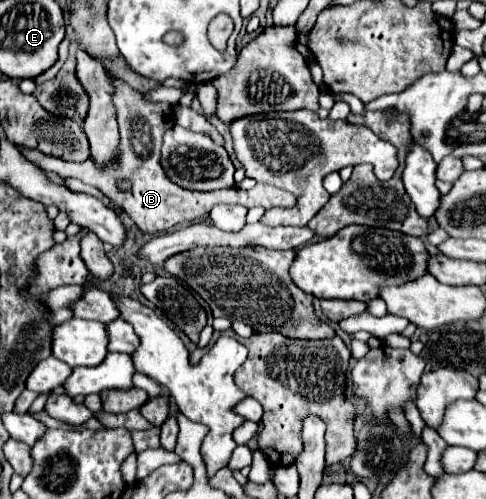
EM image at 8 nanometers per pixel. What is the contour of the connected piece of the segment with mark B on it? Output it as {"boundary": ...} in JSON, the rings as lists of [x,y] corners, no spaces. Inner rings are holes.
{"boundary":[[[104,65],[104,67],[106,67],[108,77],[112,77],[112,85],[114,85],[112,101],[114,101],[116,117],[118,117],[118,125],[120,125],[120,161],[118,161],[118,165],[114,165],[114,173],[94,173],[94,163],[90,159],[84,163],[68,163],[68,161],[60,161],[56,157],[46,157],[40,151],[20,147],[28,161],[40,165],[46,171],[54,171],[60,177],[76,177],[88,185],[98,187],[106,197],[110,197],[116,205],[120,205],[128,213],[128,217],[138,225],[138,229],[142,229],[144,233],[150,233],[150,235],[162,235],[180,223],[202,221],[202,217],[206,217],[212,211],[212,207],[218,203],[242,203],[248,209],[256,207],[256,205],[270,209],[270,207],[288,207],[288,205],[296,203],[296,197],[292,197],[292,193],[282,191],[272,185],[264,185],[264,183],[256,183],[256,187],[250,191],[242,191],[242,189],[232,187],[232,189],[220,189],[220,191],[208,191],[208,193],[188,191],[188,189],[174,185],[166,177],[166,173],[160,165],[162,135],[174,125],[172,105],[146,99],[140,91],[132,89],[126,81],[120,81],[118,77],[114,77],[110,73],[108,65]],[[122,179],[132,181],[130,191],[116,189],[116,183]]]}

